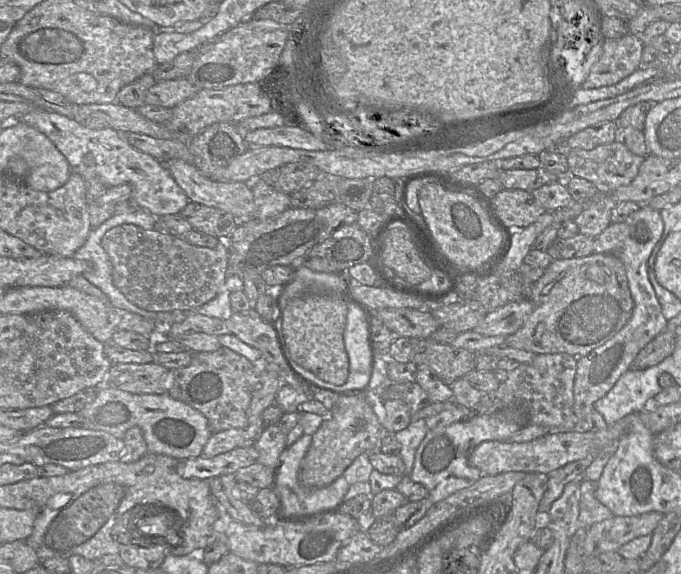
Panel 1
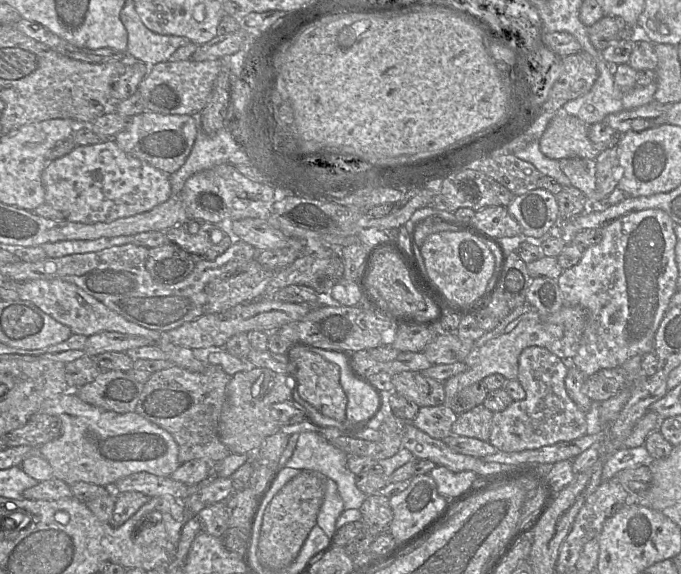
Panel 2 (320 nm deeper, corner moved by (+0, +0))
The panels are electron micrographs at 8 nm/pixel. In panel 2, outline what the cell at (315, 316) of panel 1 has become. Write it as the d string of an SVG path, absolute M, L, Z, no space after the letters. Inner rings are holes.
M306 349L293 352L298 391L303 400L323 415L346 422L347 396L340 384L340 368Z

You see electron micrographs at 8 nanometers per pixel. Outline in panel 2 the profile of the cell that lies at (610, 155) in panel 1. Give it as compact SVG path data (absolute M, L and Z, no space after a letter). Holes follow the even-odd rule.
M565 158L559 160L559 162L563 173L570 180L571 185L579 189L586 196L586 198L588 199L588 207L589 207L589 202L592 200L596 192L596 160L587 158Z

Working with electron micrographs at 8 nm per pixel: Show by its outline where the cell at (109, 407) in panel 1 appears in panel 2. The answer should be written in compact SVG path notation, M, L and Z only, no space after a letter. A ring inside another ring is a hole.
M74 390L45 400L38 413L54 415L62 422L62 433L37 449L52 468L53 477L71 485L88 482L111 488L120 478L148 472L170 476L180 465L179 448L173 436L137 412L116 413L82 401Z

